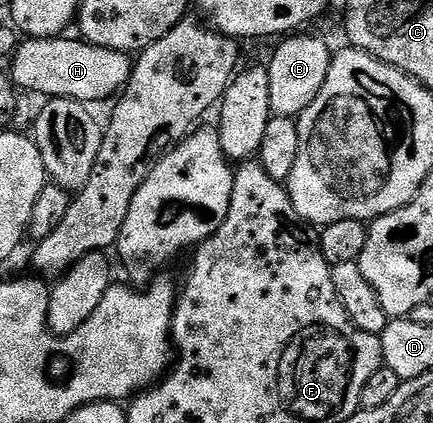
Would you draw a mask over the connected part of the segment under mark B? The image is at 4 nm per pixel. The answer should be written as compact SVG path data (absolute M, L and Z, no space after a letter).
M293 33L282 38L281 43L273 51L273 56L267 60L269 76L271 77L271 112L288 119L299 117L319 97L319 89L327 81L331 50L321 39L313 35Z

